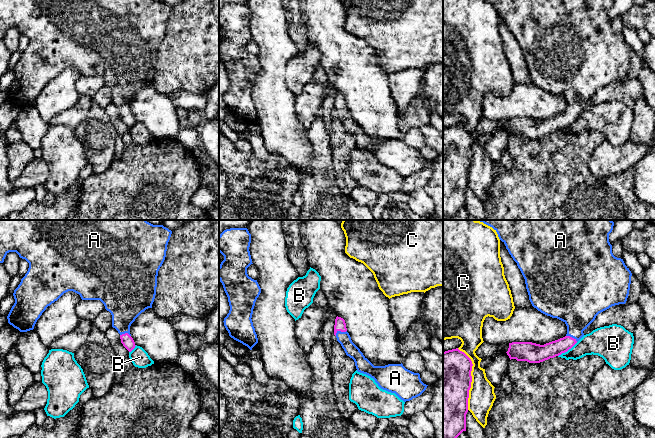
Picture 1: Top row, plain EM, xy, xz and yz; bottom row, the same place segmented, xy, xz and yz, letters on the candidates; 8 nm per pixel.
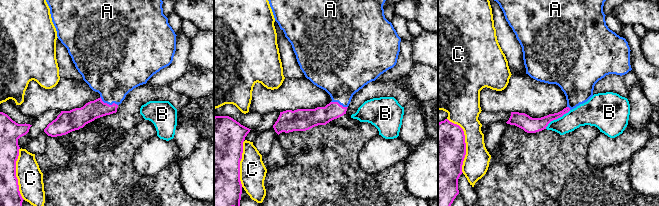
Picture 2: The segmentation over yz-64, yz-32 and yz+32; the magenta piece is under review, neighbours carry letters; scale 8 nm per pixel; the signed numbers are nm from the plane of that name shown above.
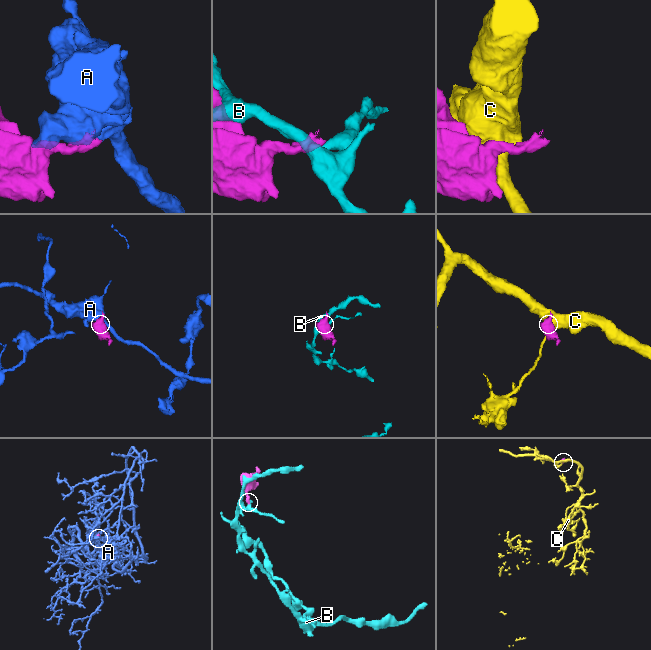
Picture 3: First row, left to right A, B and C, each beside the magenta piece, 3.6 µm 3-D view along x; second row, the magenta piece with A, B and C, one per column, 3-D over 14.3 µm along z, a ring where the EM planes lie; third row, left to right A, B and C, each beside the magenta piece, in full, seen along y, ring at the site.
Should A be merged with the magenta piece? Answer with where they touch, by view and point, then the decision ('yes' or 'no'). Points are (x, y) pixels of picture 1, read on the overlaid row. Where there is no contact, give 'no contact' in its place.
xz (340, 330) | yes

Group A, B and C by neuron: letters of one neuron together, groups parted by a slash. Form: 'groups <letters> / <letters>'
groups A / B / C

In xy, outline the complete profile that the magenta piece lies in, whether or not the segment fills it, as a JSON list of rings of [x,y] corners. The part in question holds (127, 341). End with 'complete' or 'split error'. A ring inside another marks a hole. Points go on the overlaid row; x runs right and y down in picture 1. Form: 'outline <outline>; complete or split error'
outline [[[0,220],[0,263],[9,252],[16,252],[29,263],[29,268],[14,290],[15,303],[7,319],[20,332],[34,329],[48,306],[64,293],[73,291],[82,300],[100,300],[112,315],[112,327],[120,334],[121,343],[131,352],[135,342],[130,326],[146,309],[152,308],[157,276],[167,251],[172,231],[146,220]]]; split error

